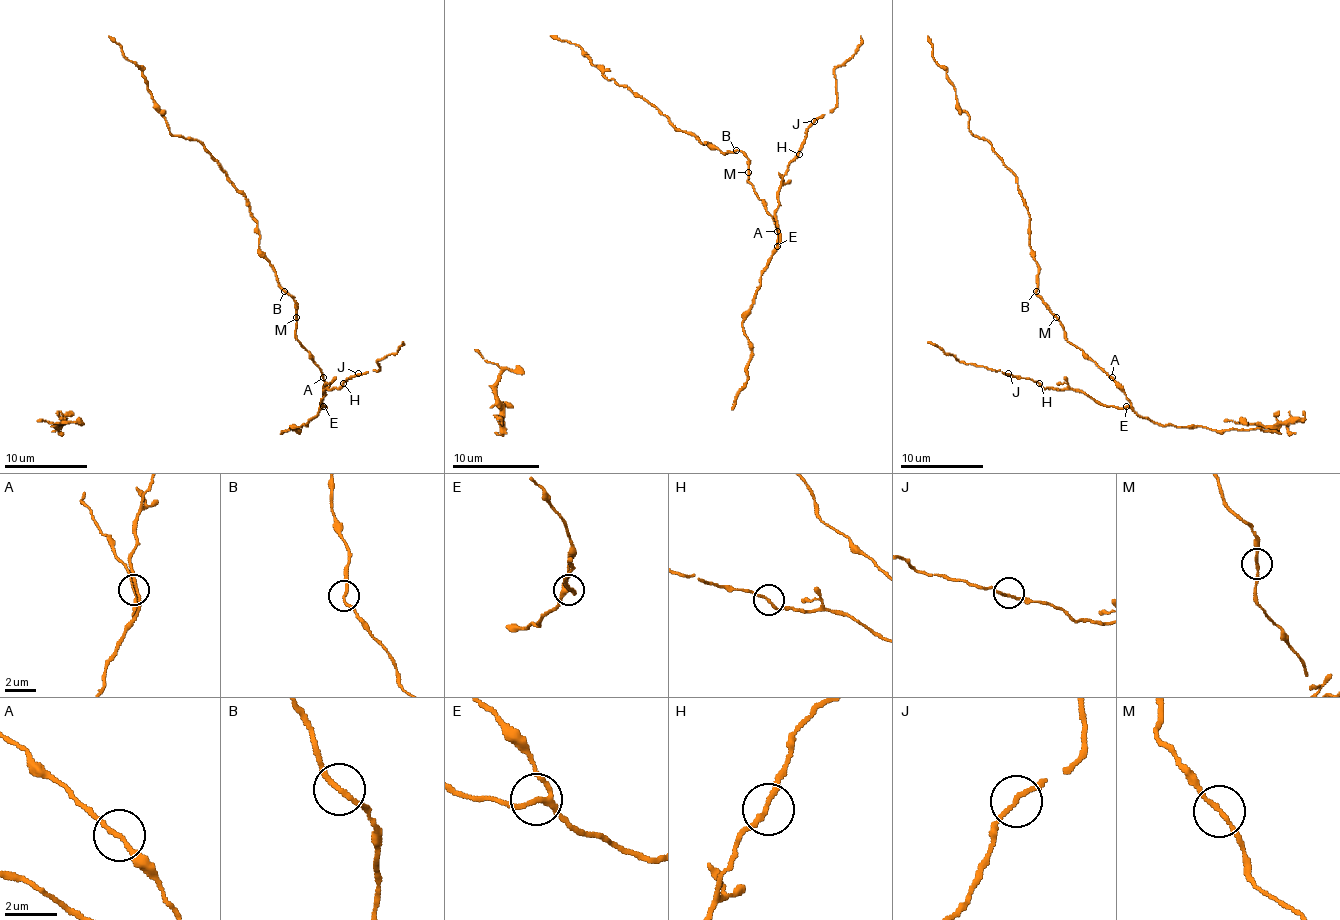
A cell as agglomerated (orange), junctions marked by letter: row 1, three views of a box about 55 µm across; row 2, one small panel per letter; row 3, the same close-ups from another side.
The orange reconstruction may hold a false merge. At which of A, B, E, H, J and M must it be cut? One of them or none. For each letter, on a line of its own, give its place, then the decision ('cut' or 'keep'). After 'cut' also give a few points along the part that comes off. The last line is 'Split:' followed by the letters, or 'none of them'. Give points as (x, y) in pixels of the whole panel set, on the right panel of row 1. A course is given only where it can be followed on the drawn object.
A: at (1112, 377); keep
B: at (1036, 291); keep
E: at (1126, 406); keep
H: at (1039, 383); keep
J: at (1008, 373); keep
M: at (1056, 317); keep
Split: none of them

